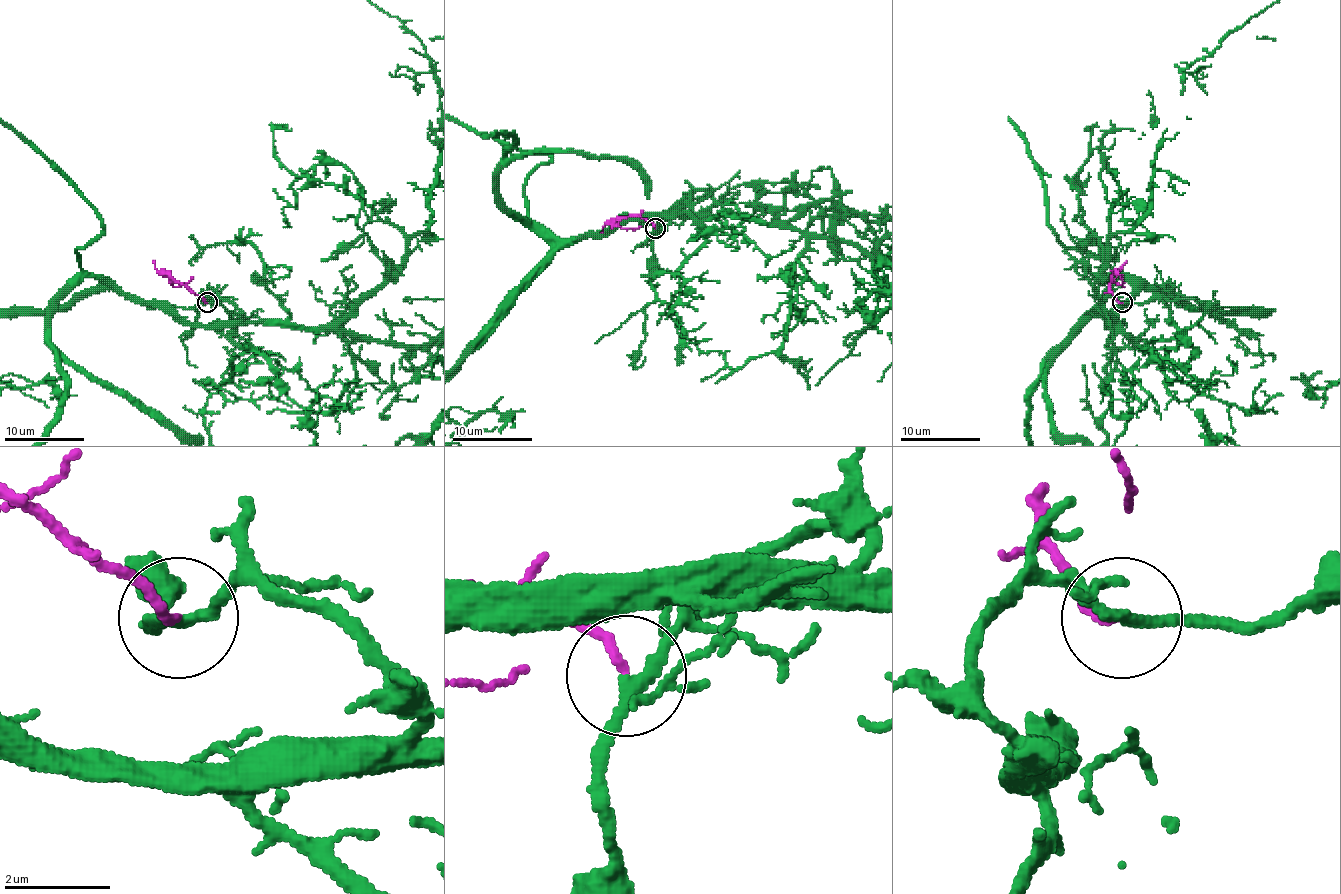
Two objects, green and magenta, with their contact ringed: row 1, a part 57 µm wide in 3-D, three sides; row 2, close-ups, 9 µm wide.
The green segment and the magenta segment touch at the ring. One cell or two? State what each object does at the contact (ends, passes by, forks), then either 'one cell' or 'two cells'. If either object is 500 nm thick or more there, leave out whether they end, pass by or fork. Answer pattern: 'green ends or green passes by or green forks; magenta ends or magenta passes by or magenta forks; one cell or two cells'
green passes by; magenta ends; one cell

